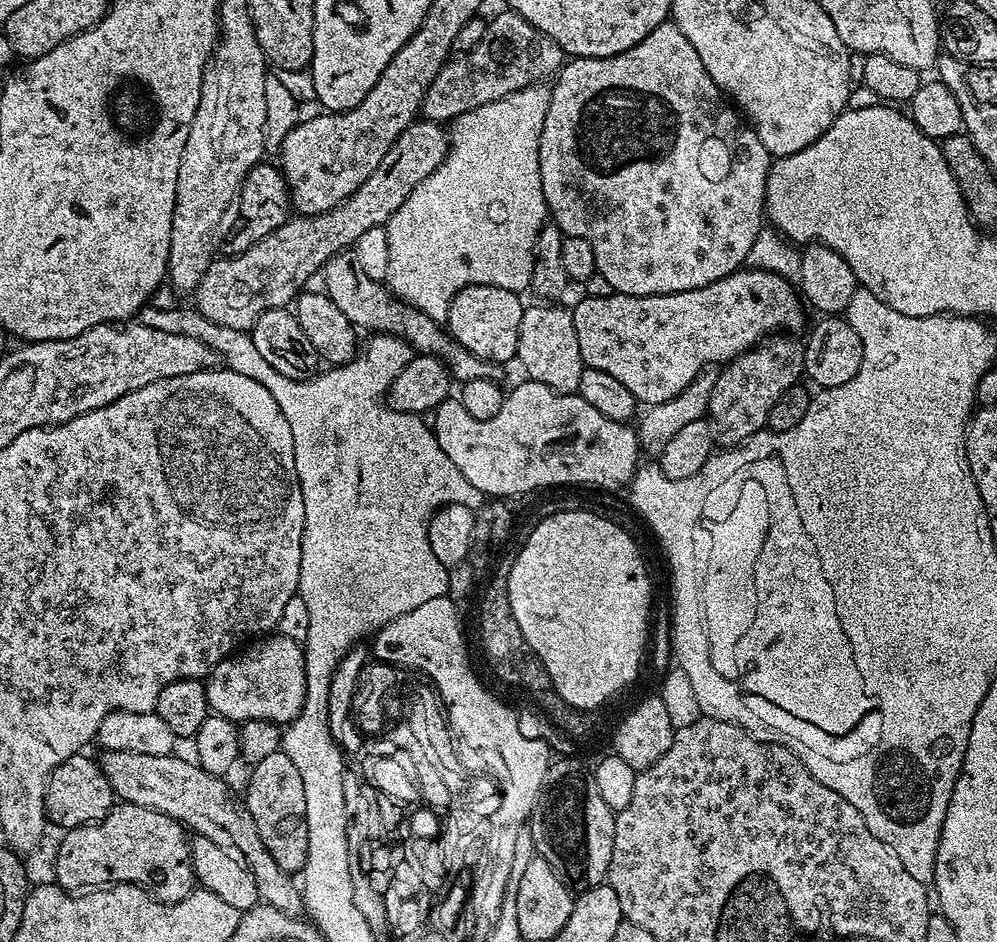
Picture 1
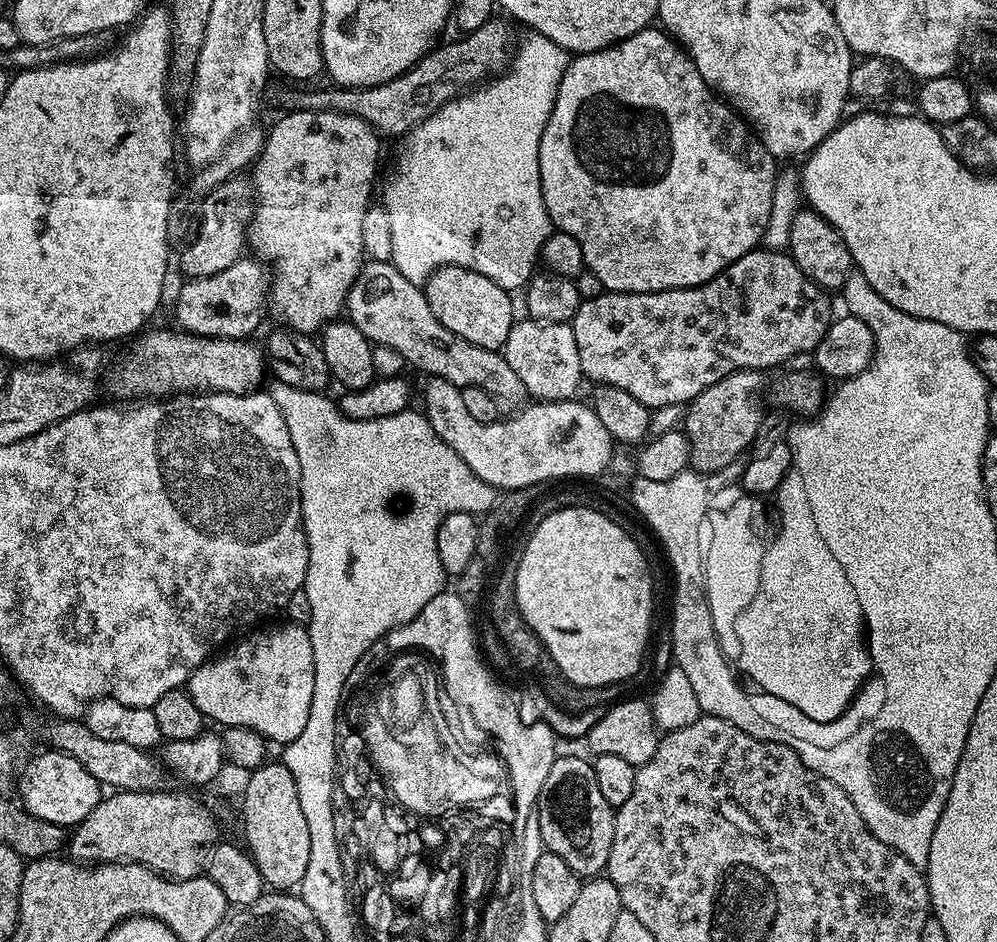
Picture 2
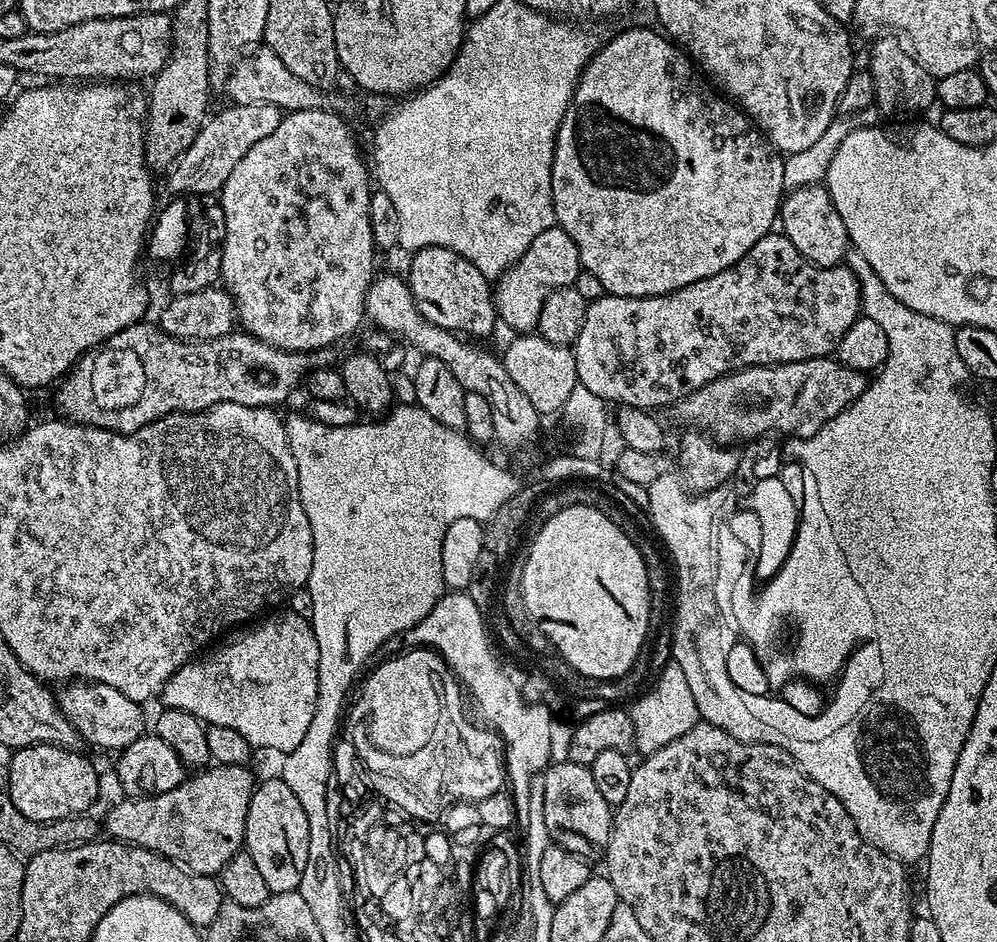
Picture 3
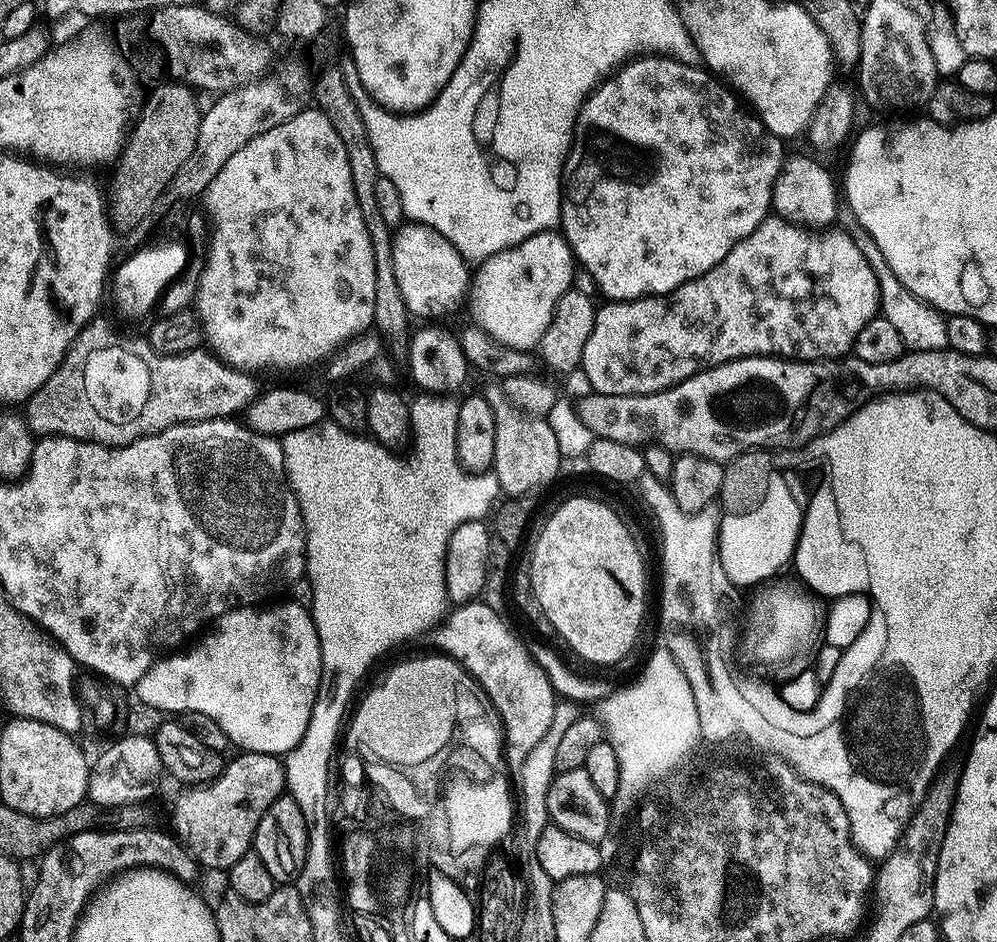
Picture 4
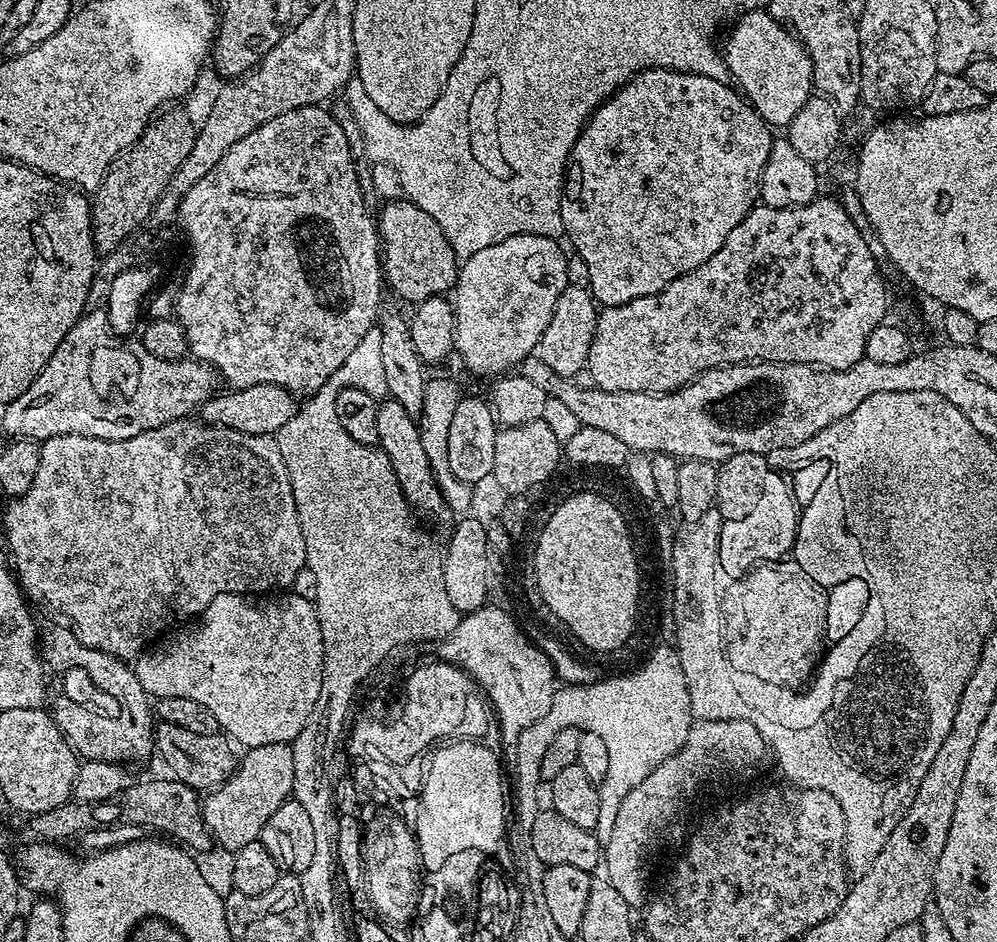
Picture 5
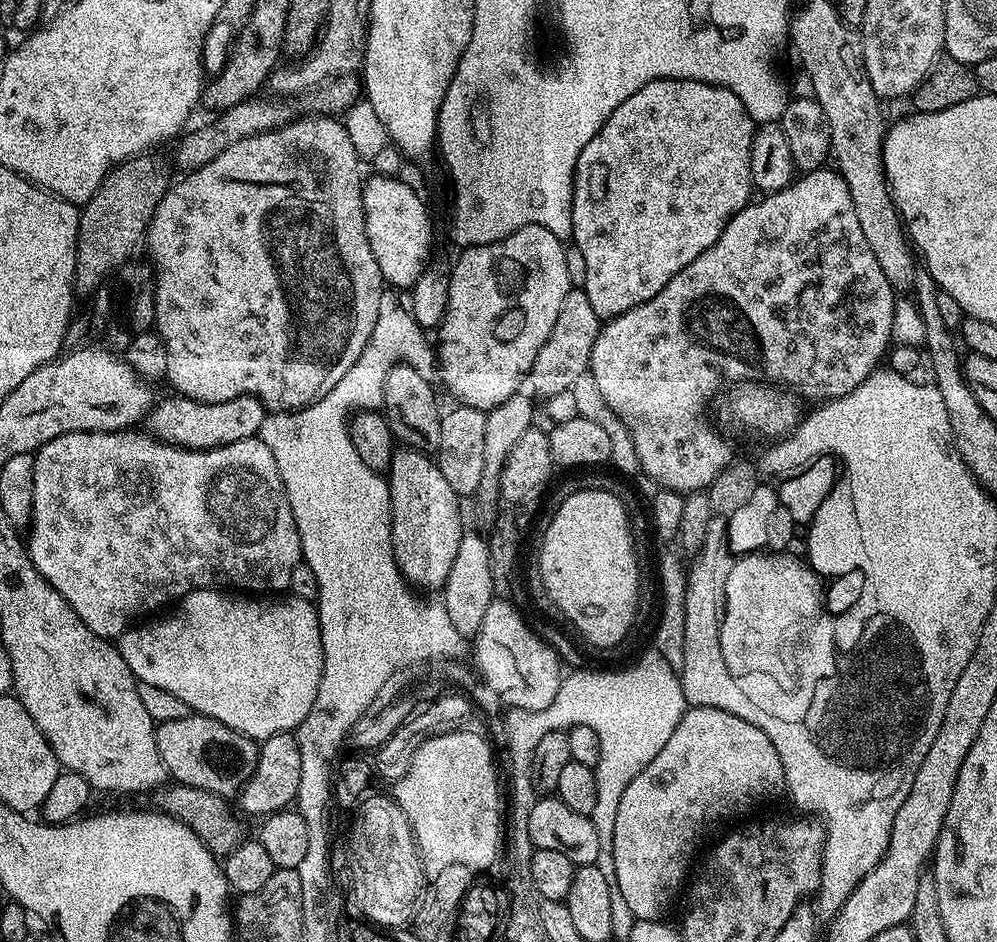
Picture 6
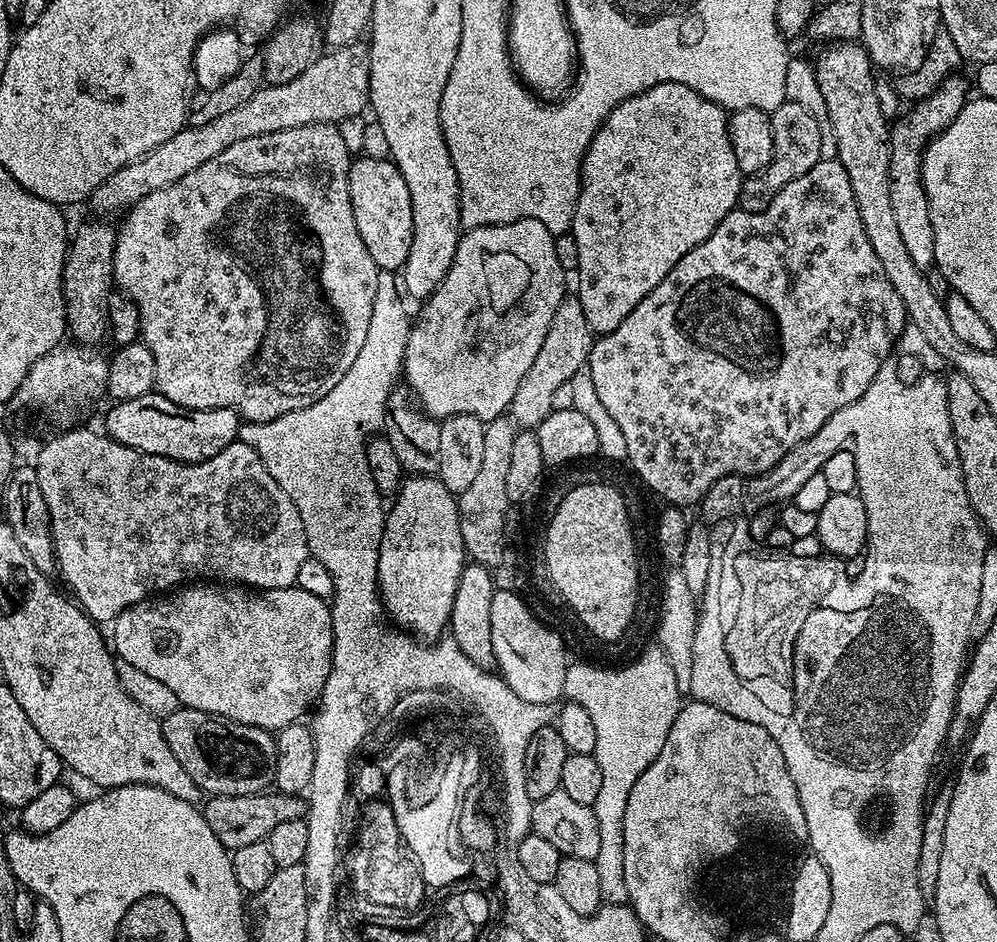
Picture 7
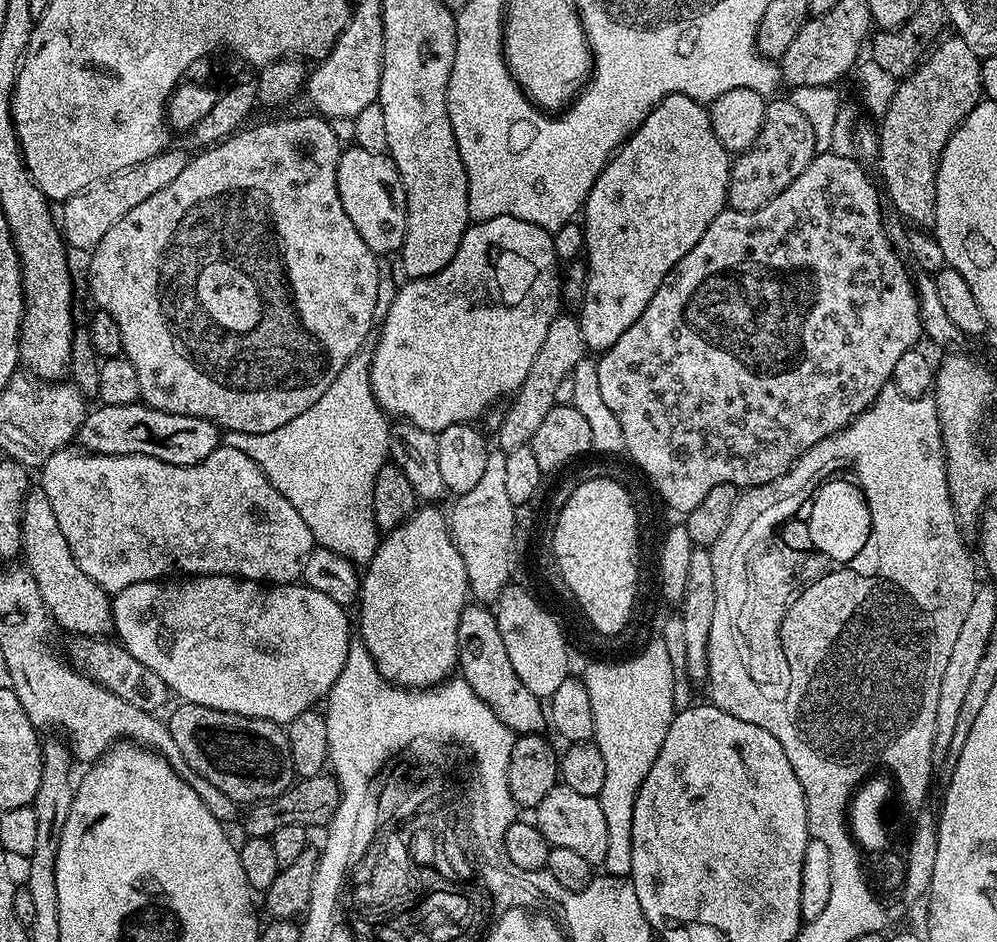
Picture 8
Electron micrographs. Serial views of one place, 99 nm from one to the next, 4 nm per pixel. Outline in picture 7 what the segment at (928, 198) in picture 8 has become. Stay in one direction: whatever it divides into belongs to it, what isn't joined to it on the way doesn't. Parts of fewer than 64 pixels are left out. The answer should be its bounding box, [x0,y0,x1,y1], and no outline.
[890,74,970,273]

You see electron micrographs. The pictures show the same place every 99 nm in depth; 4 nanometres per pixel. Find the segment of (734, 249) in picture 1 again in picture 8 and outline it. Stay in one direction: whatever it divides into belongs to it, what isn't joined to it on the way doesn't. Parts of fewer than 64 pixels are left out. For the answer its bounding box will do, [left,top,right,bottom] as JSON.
[578,94,731,353]

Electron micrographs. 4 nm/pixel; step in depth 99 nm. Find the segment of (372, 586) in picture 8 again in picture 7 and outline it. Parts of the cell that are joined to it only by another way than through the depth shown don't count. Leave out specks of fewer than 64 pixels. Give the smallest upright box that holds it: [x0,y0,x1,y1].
[378,475,466,642]

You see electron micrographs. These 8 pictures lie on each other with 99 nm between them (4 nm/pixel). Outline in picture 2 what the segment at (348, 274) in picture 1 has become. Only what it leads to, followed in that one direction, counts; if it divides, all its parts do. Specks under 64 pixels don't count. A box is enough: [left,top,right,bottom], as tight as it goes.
[347,260,529,410]

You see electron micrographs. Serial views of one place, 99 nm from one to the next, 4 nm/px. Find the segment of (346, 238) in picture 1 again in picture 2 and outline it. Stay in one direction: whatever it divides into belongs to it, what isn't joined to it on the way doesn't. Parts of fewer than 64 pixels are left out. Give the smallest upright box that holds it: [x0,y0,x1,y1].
[176,258,270,340]

